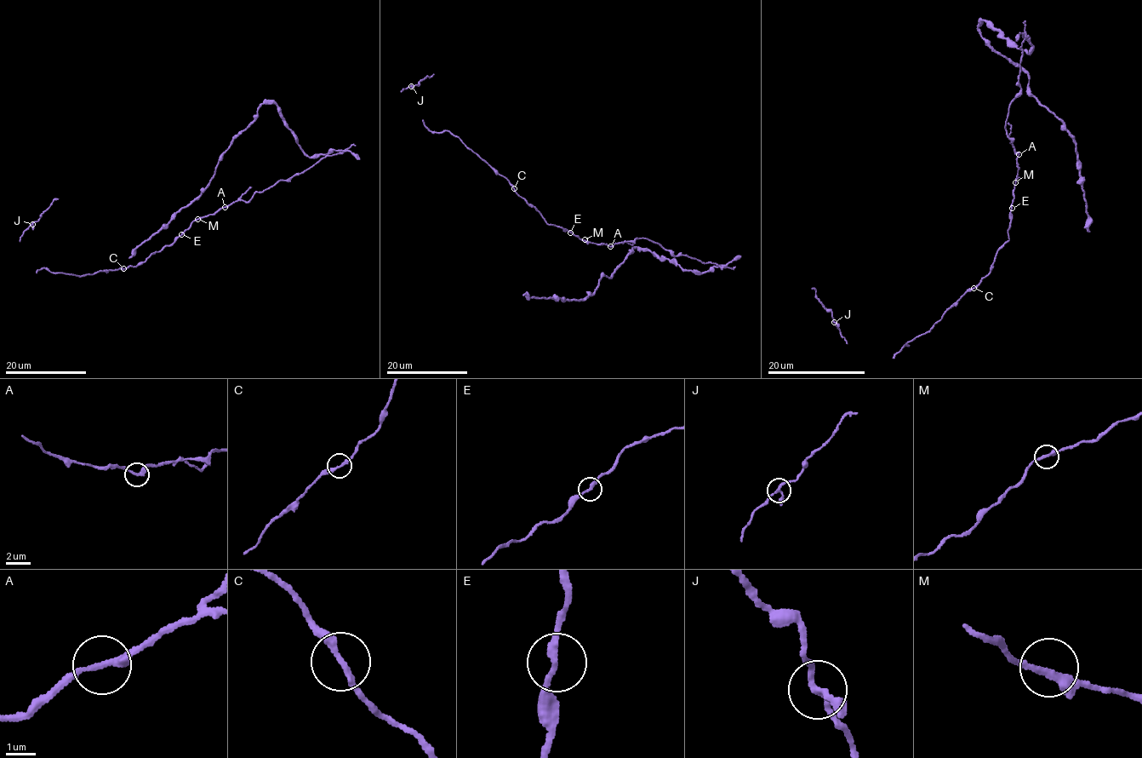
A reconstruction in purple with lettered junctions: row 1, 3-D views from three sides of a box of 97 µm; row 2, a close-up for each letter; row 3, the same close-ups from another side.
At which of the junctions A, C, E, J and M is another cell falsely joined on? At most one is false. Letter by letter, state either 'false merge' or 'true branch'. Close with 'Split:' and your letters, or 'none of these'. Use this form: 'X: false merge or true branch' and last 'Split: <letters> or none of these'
A: false merge
C: true branch
E: true branch
J: true branch
M: true branch
Split: A

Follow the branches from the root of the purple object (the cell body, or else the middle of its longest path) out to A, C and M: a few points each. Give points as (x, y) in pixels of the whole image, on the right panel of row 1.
A: (1007, 117), (1004, 128), (1013, 150), (1019, 154)
C: (1007, 117), (1004, 128), (1018, 154), (1007, 230), (1009, 238), (997, 250), (991, 270), (973, 288)
M: (1007, 117), (1004, 128), (1018, 154), (1015, 182)

